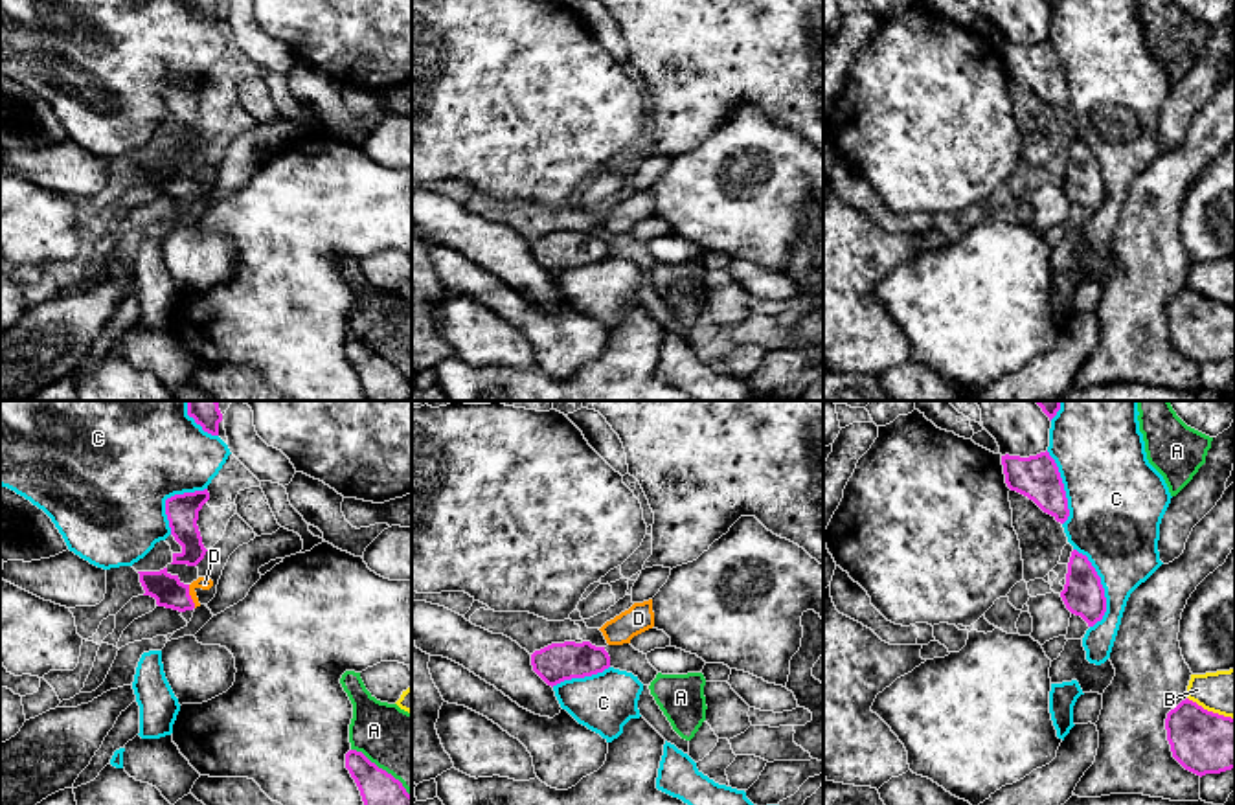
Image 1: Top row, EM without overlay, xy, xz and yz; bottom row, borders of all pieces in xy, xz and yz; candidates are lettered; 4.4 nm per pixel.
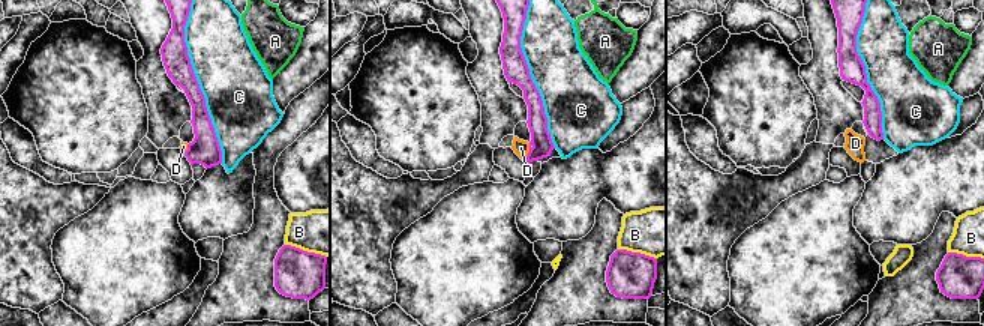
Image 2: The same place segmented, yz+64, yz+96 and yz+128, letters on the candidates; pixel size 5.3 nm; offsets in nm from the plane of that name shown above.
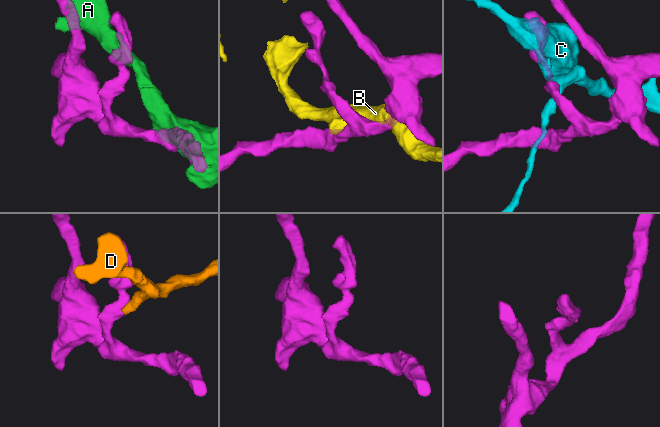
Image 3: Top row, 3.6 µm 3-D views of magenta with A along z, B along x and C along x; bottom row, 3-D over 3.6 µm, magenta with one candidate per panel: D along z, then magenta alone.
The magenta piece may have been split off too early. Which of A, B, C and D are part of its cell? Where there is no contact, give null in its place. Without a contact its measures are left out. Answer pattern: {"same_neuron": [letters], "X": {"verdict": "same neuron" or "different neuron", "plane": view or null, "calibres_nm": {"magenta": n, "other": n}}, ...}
{"same_neuron": ["D"], "A": {"verdict": "different neuron", "plane": "xy", "calibres_nm": {"magenta": 220, "other": 300}}, "B": {"verdict": "different neuron", "plane": "yz", "calibres_nm": {"magenta": 280, "other": 220}}, "C": {"verdict": "different neuron", "plane": "yz", "calibres_nm": {"magenta": 180, "other": 340}}, "D": {"verdict": "same neuron", "plane": "xy", "calibres_nm": {"magenta": 140, "other": 60}}}

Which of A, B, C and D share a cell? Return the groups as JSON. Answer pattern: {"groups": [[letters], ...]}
{"groups": [["A"], ["B"], ["C"], ["D"]]}

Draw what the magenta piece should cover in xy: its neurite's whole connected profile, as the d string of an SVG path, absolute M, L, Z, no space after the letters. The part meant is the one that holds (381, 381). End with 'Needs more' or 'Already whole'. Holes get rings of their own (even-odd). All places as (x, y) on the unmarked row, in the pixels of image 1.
M349 338L346 357L355 368L368 401L412 401L412 384L402 371L371 351L362 340Z. Already whole

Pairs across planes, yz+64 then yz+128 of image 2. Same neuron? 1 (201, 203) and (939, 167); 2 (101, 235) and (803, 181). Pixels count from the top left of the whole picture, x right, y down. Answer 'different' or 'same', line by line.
1: same
2: different

